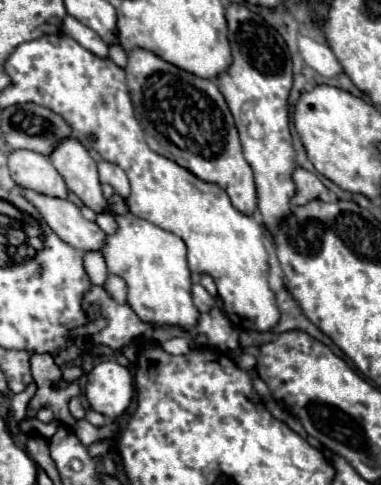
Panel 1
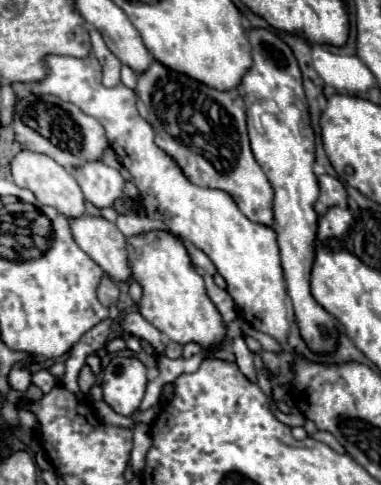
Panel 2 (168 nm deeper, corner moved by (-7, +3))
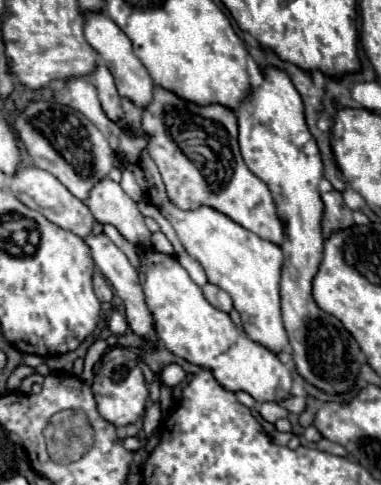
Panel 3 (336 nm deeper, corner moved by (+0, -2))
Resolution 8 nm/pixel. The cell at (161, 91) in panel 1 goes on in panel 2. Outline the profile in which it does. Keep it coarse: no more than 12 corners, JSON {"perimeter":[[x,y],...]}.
{"perimeter":[[152,61],[138,113],[194,185],[272,227],[244,101]]}

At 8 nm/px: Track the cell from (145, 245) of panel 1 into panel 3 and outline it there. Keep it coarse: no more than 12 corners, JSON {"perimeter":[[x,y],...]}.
{"perimeter":[[171,256],[143,258],[159,342],[231,392],[281,404],[291,370]]}

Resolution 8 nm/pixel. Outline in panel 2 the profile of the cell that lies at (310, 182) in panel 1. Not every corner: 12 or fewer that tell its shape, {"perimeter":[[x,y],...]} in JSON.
{"perimeter":[[318,175],[320,197],[314,211],[346,203],[344,185],[330,175]]}

